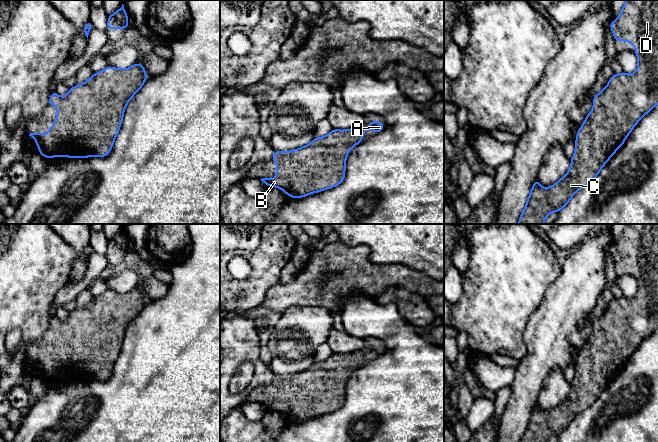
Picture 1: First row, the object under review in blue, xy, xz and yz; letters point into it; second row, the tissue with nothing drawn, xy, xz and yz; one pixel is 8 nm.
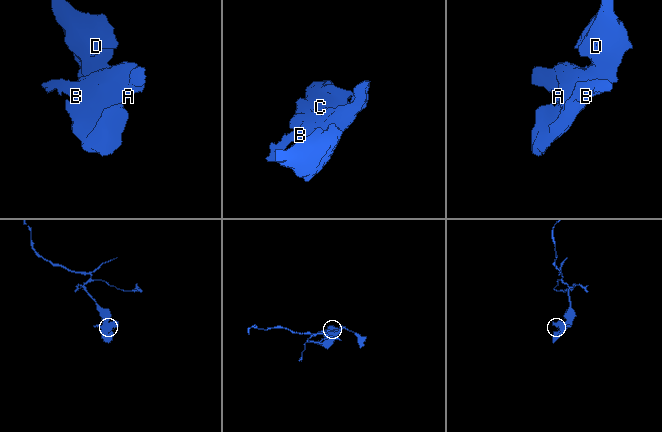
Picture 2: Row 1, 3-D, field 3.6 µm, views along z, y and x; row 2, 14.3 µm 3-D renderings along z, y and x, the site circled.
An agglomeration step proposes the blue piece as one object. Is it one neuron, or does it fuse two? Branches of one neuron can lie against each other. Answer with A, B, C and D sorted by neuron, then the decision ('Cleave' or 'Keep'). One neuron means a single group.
Groups: A B C D. Keep

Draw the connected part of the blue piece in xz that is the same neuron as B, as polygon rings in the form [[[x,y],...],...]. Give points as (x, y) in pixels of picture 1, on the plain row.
[[[379,344],[370,346],[366,351],[347,354],[333,353],[324,361],[316,361],[311,367],[292,375],[274,375],[273,383],[278,393],[274,403],[262,402],[266,410],[282,413],[292,422],[301,422],[319,415],[333,412],[341,408],[345,402],[346,382],[348,376],[365,362],[361,362],[370,352],[372,356],[380,356],[385,351]]]

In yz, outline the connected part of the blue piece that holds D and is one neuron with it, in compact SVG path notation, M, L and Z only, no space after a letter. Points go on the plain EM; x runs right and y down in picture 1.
M626 224L618 242L609 249L615 265L628 265L631 269L636 270L634 276L638 281L638 291L631 299L624 296L614 298L607 310L594 320L593 334L586 340L576 359L576 372L571 382L569 395L549 412L542 411L536 403L520 442L546 442L552 436L559 436L564 432L578 414L595 403L602 391L623 369L626 361L640 343L658 328L658 224Z

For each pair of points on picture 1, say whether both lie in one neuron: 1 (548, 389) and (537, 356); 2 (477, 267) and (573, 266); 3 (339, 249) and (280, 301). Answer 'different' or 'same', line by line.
1: different
2: different
3: same

